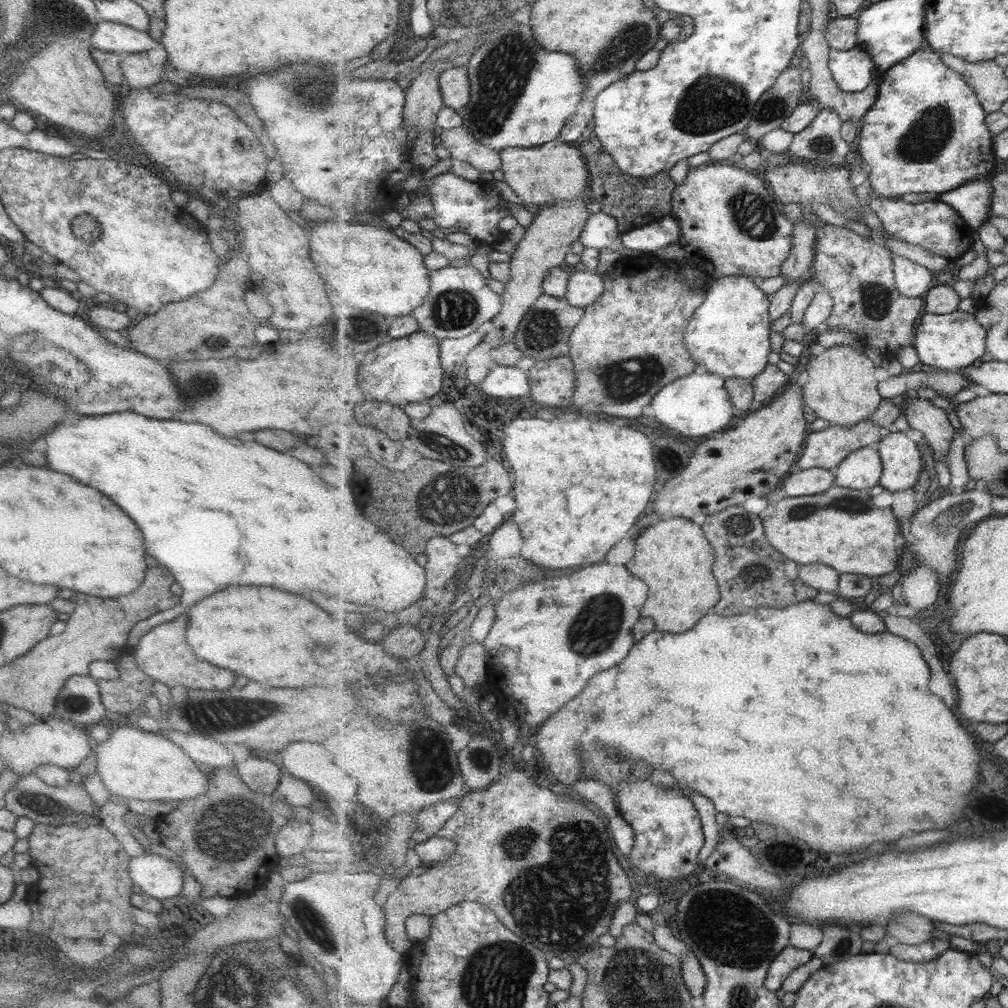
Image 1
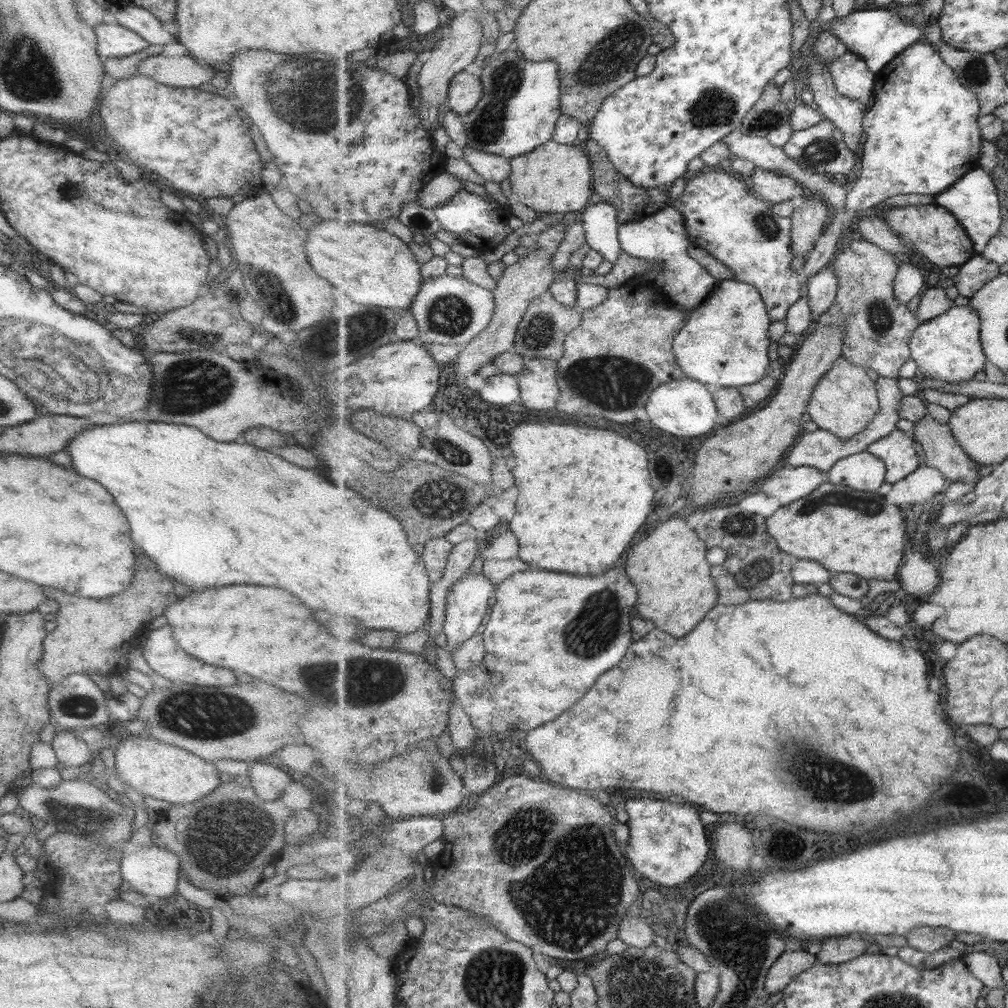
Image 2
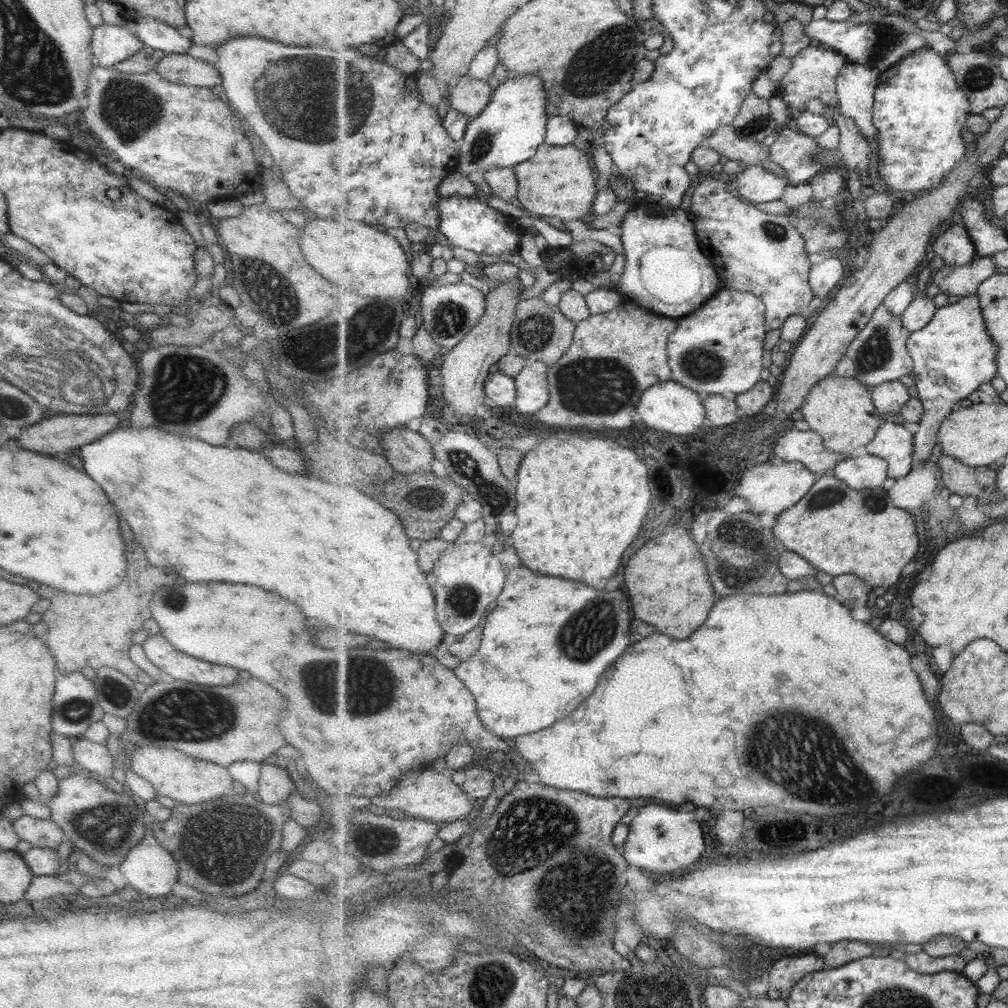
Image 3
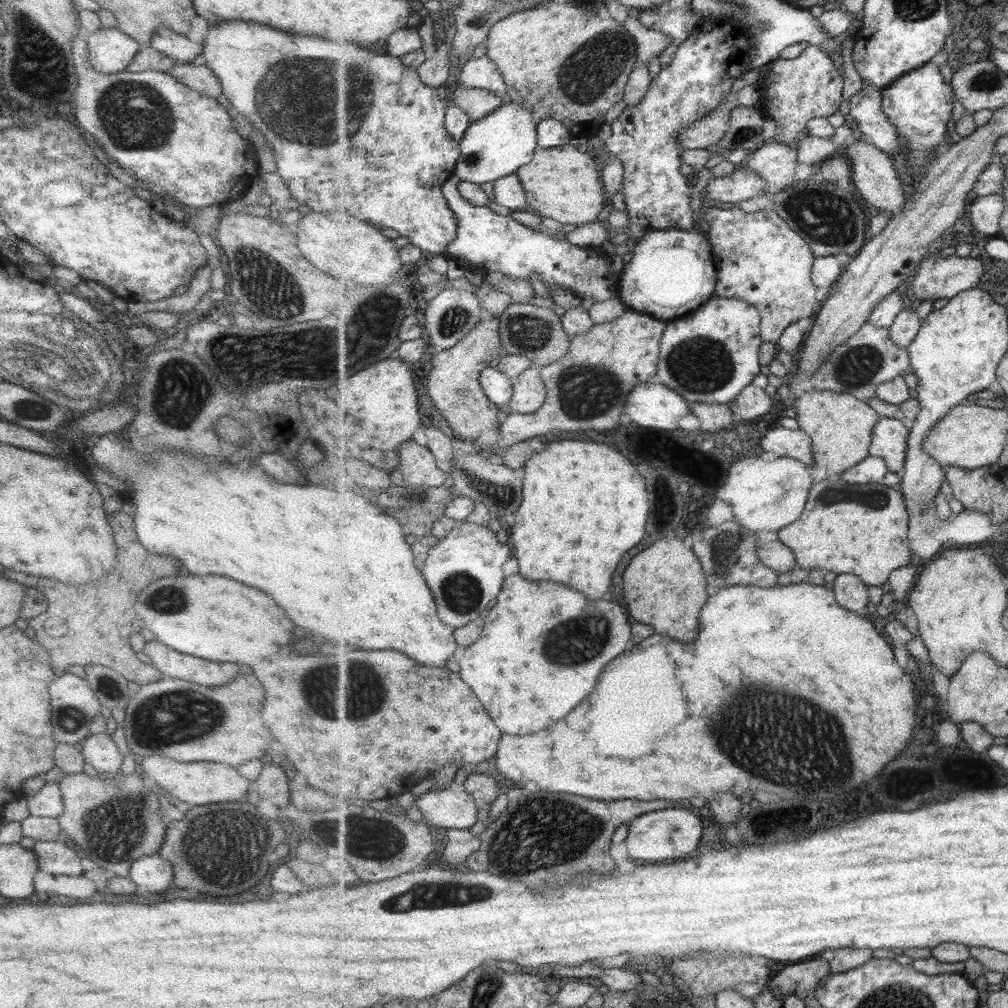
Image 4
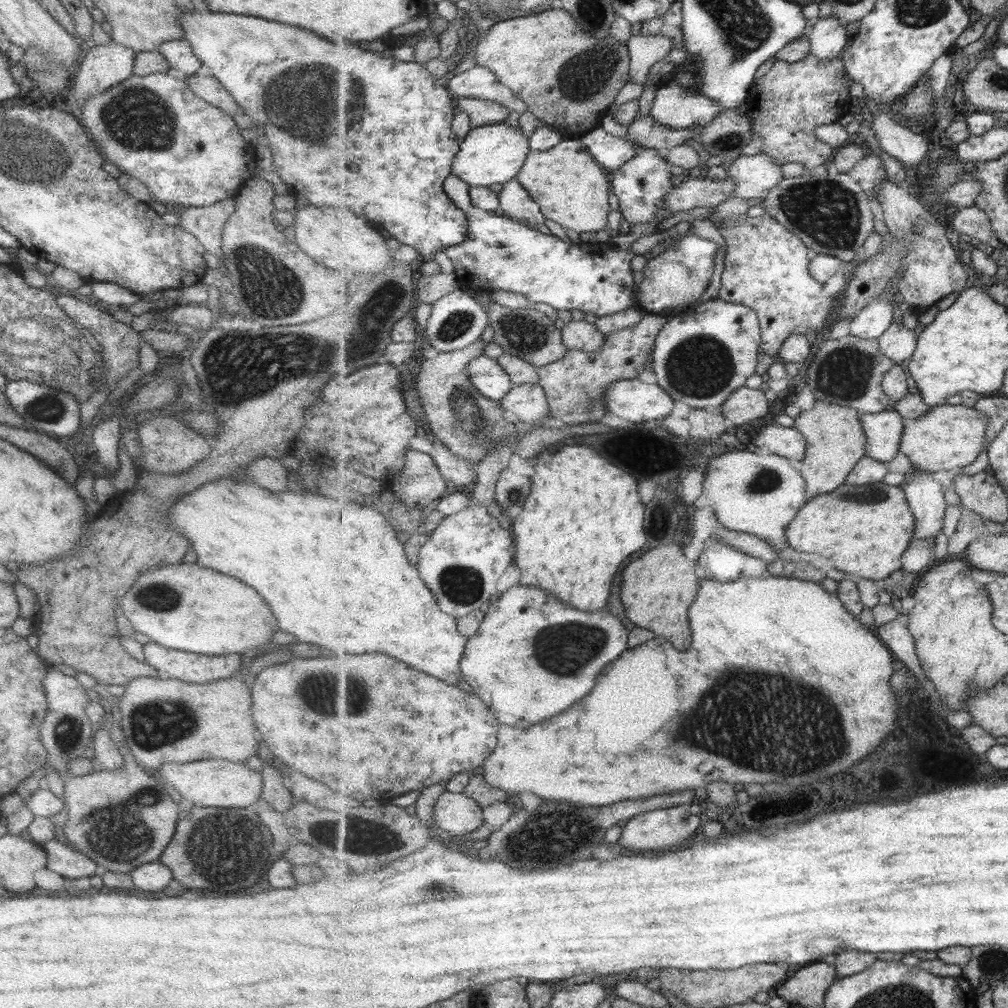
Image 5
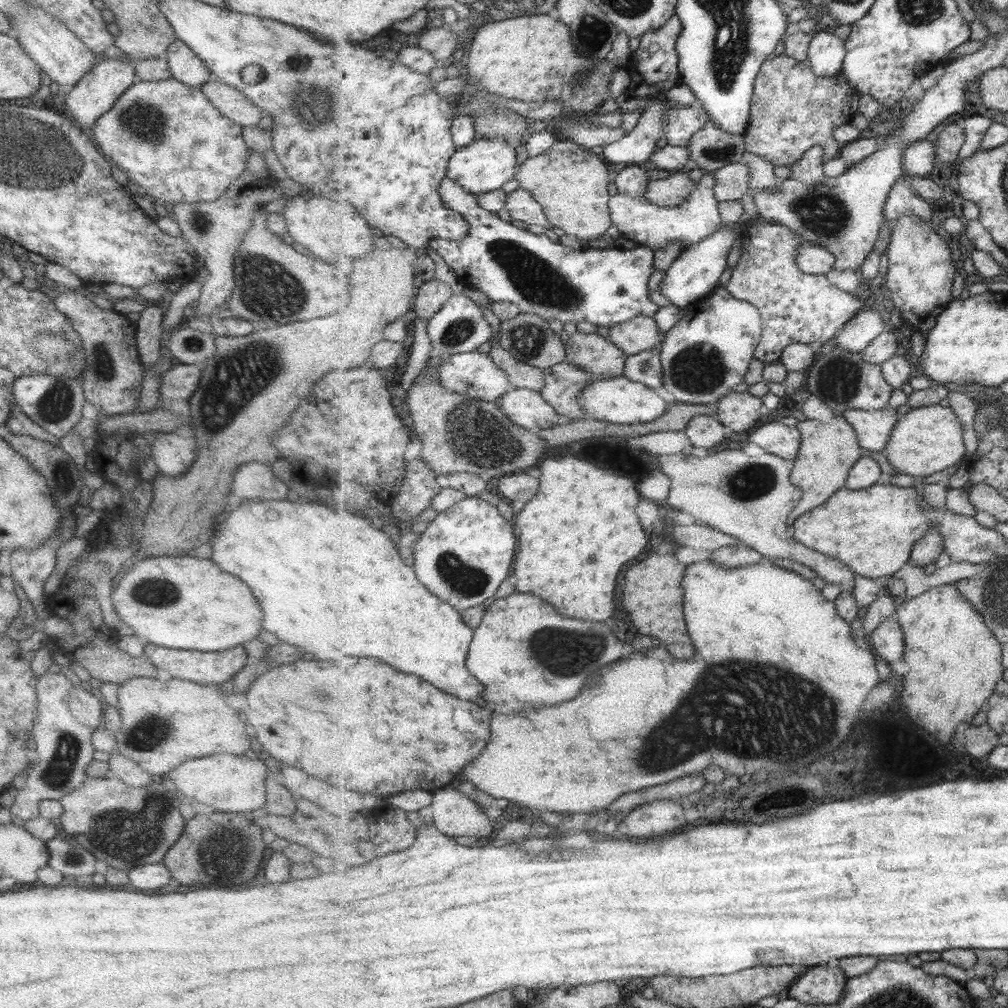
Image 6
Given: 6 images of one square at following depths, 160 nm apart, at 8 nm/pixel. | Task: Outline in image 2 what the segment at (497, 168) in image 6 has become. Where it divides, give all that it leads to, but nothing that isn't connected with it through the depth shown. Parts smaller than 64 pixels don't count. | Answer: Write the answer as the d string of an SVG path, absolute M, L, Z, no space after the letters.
M513 45L500 55L486 59L480 77L484 95L464 119L467 147L511 160L554 140L558 120L564 115L557 64L549 60L525 60Z

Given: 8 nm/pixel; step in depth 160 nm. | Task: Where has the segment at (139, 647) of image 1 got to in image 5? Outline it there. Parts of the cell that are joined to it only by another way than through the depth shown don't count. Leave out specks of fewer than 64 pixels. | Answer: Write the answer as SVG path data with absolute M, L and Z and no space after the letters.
M150 640L142 644L145 663L164 677L171 676L183 682L205 684L211 680L227 678L239 668L239 654L233 656L199 656L191 652L177 652Z

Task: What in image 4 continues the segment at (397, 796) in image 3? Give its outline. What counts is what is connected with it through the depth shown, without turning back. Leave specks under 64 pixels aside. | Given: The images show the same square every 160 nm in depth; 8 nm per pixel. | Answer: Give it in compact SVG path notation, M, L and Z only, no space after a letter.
M449 788L431 790L417 799L414 805L425 821L437 827L471 828L479 822L479 807L475 806L473 795L466 790L453 791Z

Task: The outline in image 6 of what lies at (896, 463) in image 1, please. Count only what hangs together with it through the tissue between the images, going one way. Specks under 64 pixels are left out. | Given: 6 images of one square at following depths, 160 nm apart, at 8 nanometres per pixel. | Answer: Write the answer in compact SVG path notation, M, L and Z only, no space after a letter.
M889 405L881 410L847 410L843 416L856 428L861 446L884 453L901 418Z

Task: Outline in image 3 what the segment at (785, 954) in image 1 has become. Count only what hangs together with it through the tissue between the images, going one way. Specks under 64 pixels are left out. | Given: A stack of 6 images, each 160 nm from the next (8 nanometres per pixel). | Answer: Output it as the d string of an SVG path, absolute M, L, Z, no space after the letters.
M815 953L783 957L769 971L769 987L765 994L772 1000L788 1000L791 990L806 974L824 968L824 957Z

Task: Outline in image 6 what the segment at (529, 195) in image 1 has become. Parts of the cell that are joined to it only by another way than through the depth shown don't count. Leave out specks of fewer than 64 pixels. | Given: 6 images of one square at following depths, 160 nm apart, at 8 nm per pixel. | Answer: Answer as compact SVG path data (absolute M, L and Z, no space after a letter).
M558 141L545 154L529 156L516 175L521 188L530 190L544 208L552 226L580 241L597 240L614 226L610 211L609 171L613 167L602 157L573 141Z

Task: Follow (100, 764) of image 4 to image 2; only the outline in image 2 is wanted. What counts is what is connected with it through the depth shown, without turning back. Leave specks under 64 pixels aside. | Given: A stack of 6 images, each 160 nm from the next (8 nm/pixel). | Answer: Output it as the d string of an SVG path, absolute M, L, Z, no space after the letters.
M57 729L50 747L59 767L79 767L95 758L85 742L81 738L76 738L70 730Z

